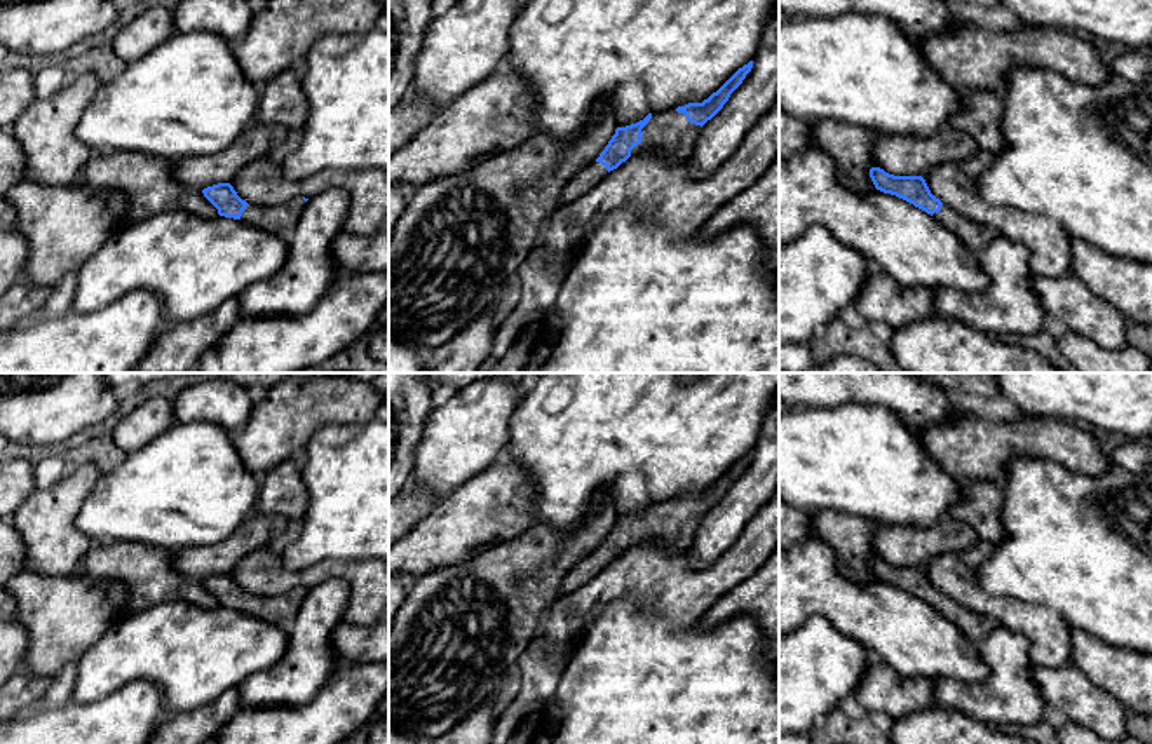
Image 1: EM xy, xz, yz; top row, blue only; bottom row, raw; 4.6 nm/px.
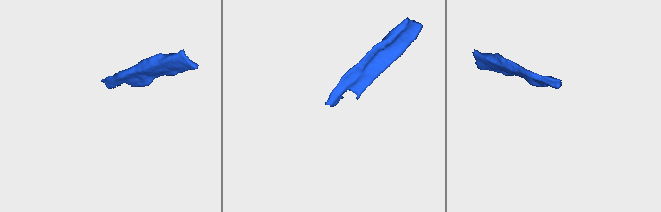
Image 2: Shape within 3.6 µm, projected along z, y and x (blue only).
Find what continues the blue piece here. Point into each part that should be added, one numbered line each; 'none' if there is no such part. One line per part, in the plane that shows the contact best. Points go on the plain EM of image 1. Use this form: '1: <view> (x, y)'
1: xz (668, 521)

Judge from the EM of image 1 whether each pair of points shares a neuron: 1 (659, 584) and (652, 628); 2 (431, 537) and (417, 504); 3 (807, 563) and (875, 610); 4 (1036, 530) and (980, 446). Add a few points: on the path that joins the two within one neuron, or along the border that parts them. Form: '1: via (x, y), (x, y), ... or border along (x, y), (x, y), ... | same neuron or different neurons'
1: border along (616, 598), (692, 624) | different neurons
2: border along (438, 502), (406, 534) | different neurons
3: via (825, 581), (858, 610) | same neuron
4: border along (1037, 459), (1015, 459), (1002, 485) | different neurons

